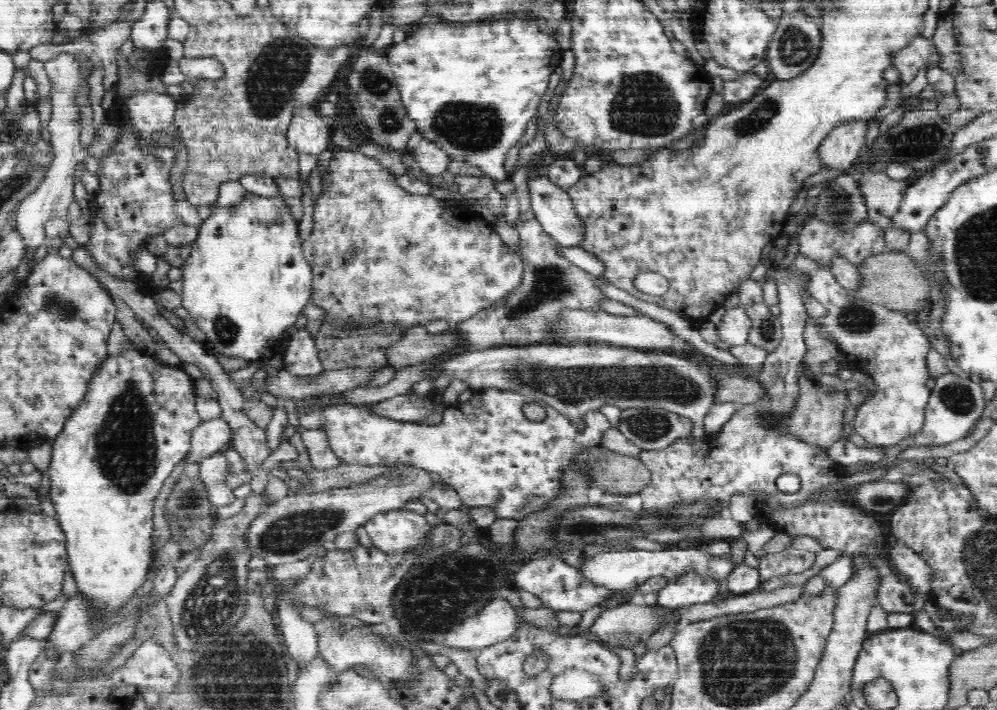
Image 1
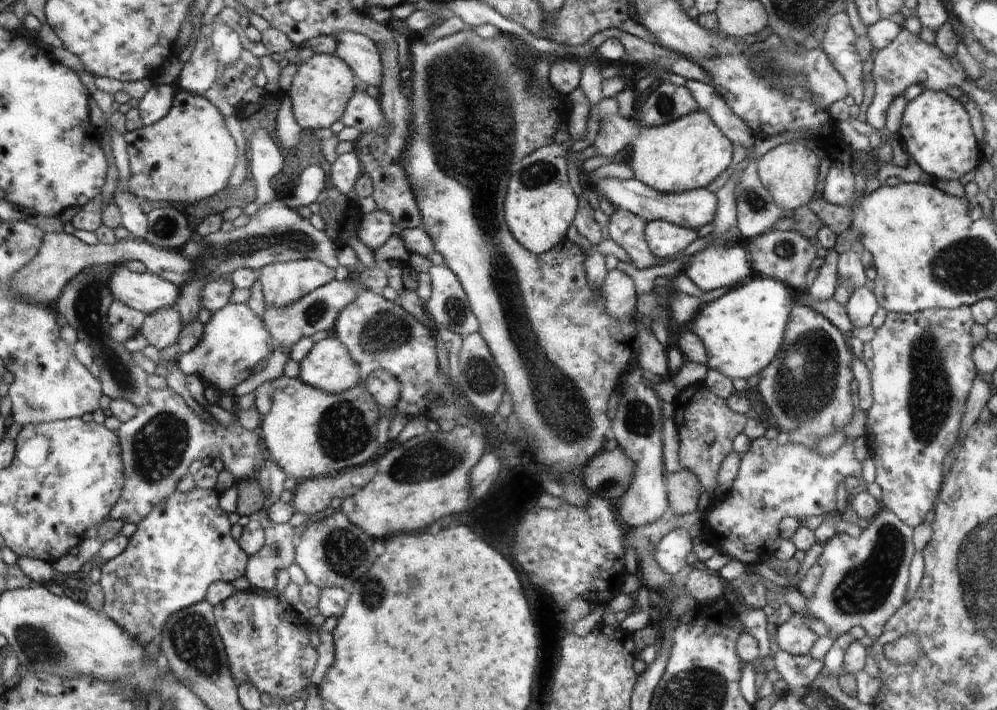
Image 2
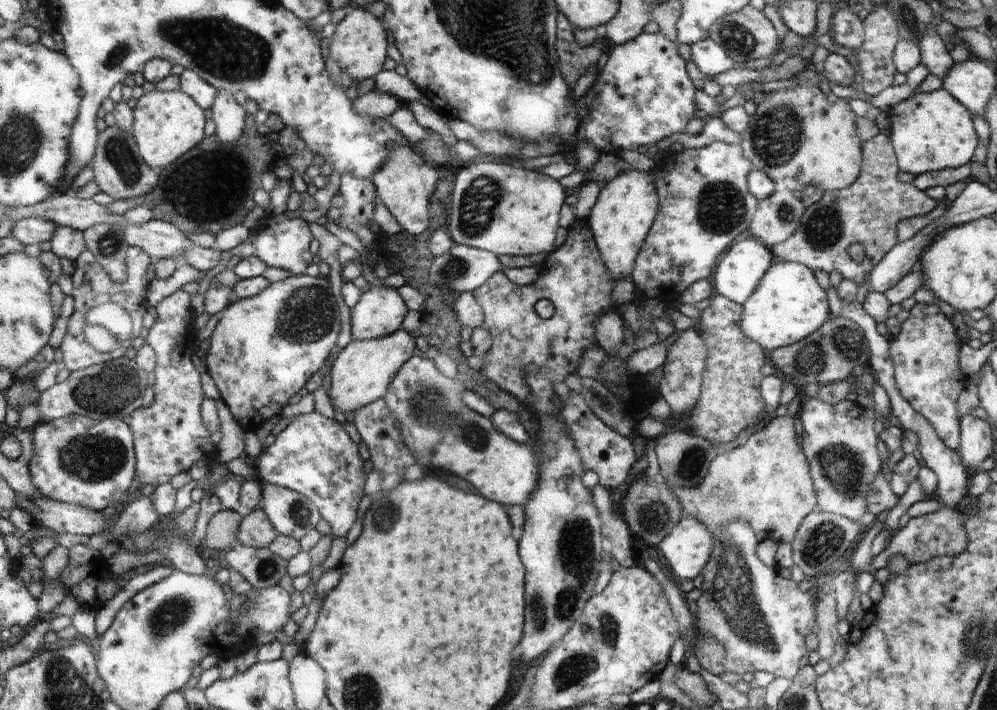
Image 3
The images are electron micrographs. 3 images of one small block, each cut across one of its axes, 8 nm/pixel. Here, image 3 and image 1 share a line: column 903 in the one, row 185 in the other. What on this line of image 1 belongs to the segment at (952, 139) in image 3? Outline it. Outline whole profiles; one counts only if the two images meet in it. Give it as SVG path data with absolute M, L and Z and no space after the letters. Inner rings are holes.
M139 91L129 96L118 97L124 112L128 112L130 122L123 122L119 127L118 142L112 147L109 156L100 158L100 169L94 173L100 179L100 190L94 197L92 214L90 217L90 238L83 246L89 250L90 255L95 258L100 269L110 273L112 277L120 280L130 280L136 283L136 287L144 293L152 296L159 288L152 285L151 279L143 272L139 272L131 264L131 255L142 248L146 248L153 236L163 236L167 228L173 226L200 226L203 220L198 215L198 207L190 204L186 199L176 201L172 197L171 184L167 181L166 168L161 164L162 160L156 158L151 151L152 146L157 144L152 140L152 134L172 126L174 113L176 112L176 101L171 95L158 94L153 91ZM144 140L144 145L139 145Z

